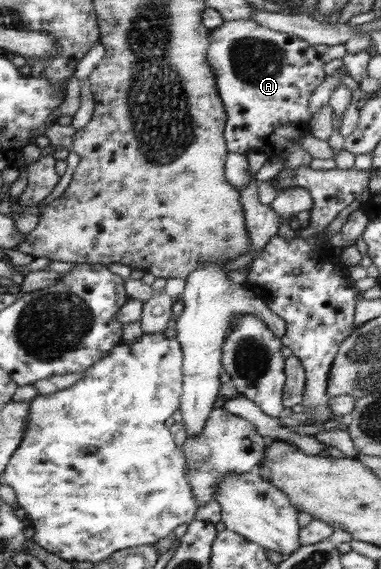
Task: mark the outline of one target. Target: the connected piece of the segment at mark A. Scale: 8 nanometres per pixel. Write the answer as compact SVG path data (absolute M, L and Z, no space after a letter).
M244 19L224 21L222 26L211 31L208 60L215 71L219 95L226 109L224 140L228 153L246 154L248 150L258 150L268 159L284 159L284 169L310 166L314 157L298 144L298 139L309 134L313 115L309 109L310 96L326 78L320 53L298 35L275 31L252 19Z

